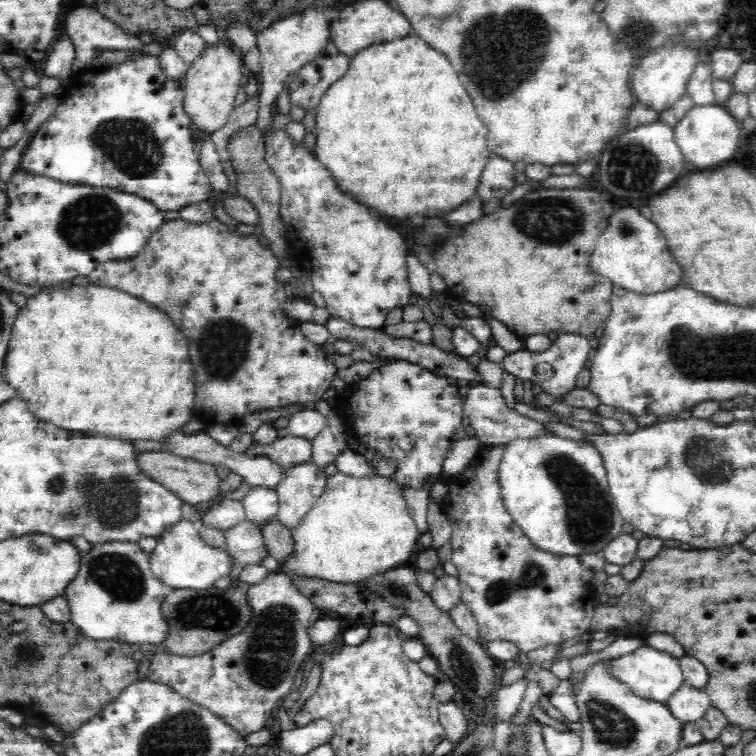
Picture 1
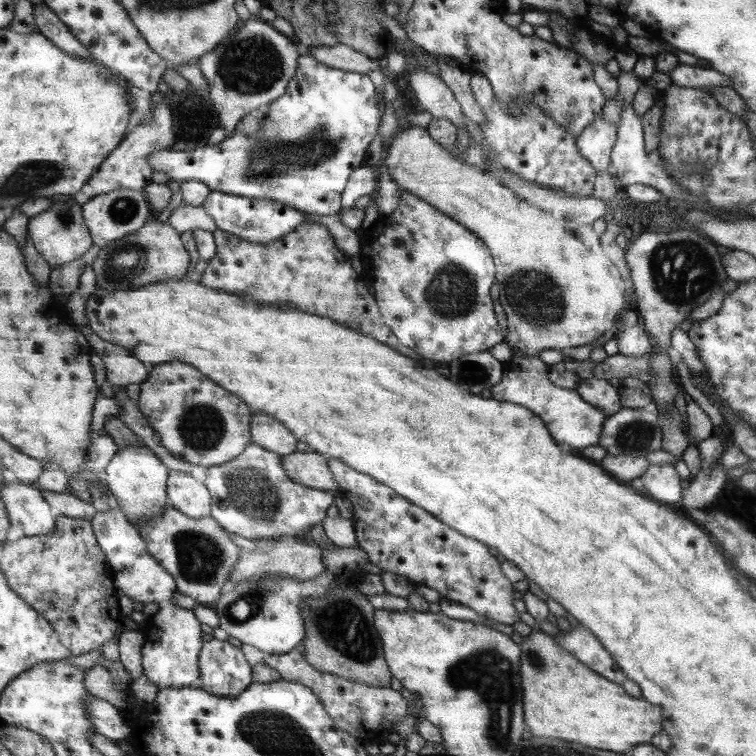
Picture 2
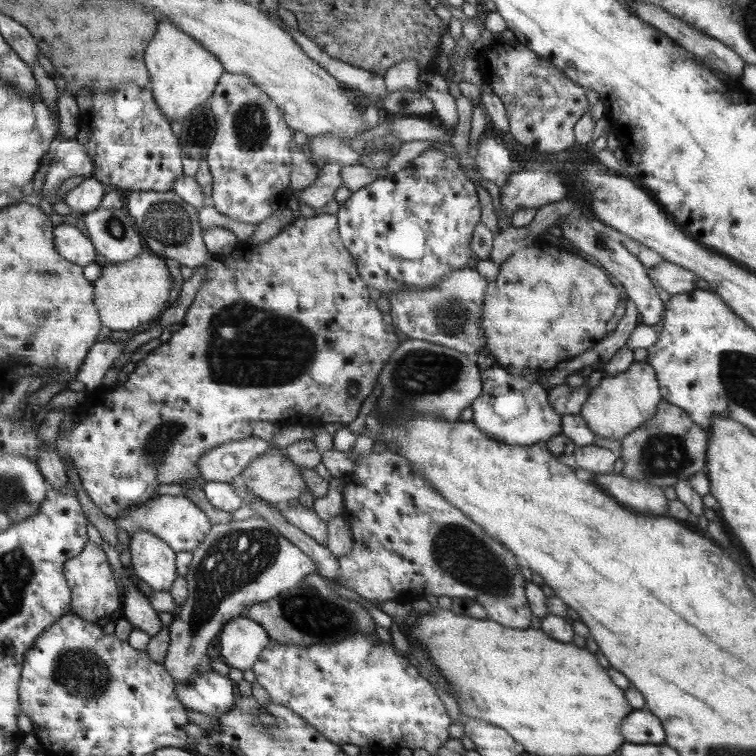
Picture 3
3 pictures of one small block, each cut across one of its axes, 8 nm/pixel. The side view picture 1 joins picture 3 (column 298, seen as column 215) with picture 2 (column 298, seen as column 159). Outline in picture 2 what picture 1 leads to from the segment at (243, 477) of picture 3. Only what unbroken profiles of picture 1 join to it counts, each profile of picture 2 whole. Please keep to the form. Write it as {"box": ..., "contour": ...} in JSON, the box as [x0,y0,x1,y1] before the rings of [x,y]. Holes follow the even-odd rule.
{"box":[281,452,338,492],"contour":[[[297,452],[281,456],[288,478],[313,490],[338,492],[338,484],[328,467],[328,458],[313,452]]]}

